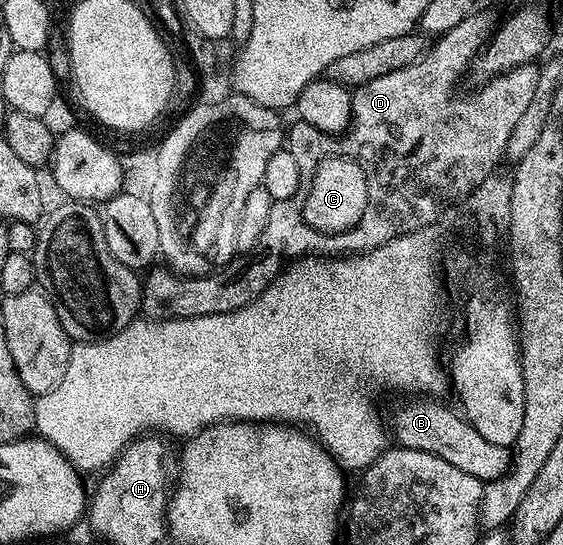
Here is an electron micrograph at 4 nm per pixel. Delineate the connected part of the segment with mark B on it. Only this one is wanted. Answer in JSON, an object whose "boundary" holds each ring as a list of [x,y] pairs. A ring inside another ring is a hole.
{"boundary":[[[435,397],[404,399],[407,400],[392,413],[391,423],[389,419],[389,431],[398,446],[433,453],[433,457],[441,457],[441,461],[449,461],[449,465],[457,465],[457,469],[484,481],[501,477],[511,468],[512,448],[485,441],[458,410],[450,411]]]}

